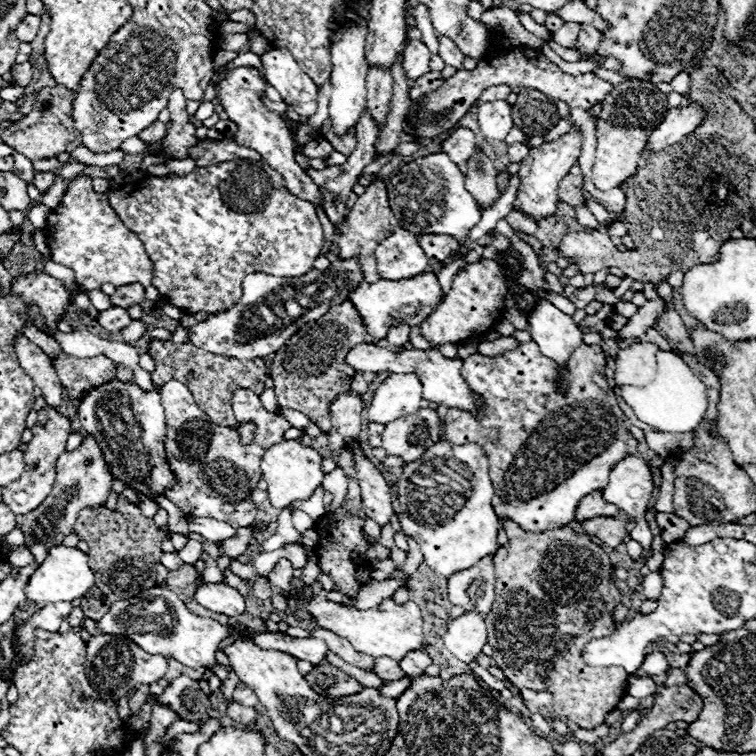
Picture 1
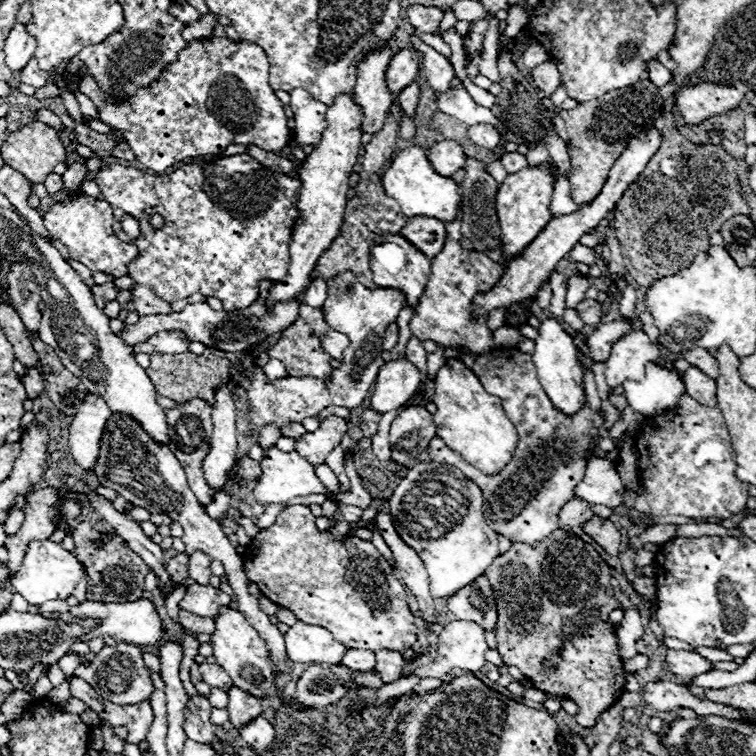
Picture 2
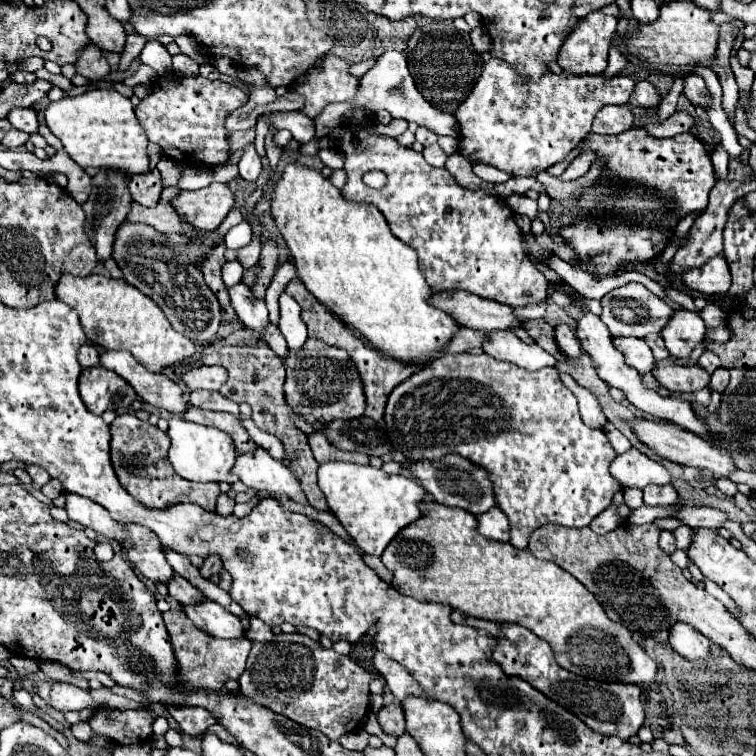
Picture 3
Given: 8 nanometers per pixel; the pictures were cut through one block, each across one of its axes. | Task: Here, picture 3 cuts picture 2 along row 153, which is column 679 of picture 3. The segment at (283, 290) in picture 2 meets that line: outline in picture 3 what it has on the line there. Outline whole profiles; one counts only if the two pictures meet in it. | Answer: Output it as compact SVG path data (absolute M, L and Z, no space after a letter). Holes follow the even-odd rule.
M690 310L676 312L672 316L672 322L668 322L668 326L662 330L668 352L678 360L686 360L690 352L704 342L704 336L706 330L702 318Z

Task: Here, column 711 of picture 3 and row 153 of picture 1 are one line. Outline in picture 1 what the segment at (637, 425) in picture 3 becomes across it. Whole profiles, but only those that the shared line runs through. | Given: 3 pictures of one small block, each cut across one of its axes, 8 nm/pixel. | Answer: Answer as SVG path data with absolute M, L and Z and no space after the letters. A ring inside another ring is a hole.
M458 128L454 130L444 142L442 142L442 152L450 156L452 162L460 164L470 158L470 154L476 148L476 136L468 128Z

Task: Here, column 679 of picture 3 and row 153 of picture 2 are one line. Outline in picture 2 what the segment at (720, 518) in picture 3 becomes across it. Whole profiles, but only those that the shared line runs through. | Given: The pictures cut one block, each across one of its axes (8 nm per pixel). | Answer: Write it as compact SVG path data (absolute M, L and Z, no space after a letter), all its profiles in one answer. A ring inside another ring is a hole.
M506 152L506 154L502 154L500 162L502 162L502 166L506 168L508 174L514 174L514 172L518 172L518 170L522 170L522 168L528 166L526 156L522 156L518 152Z

